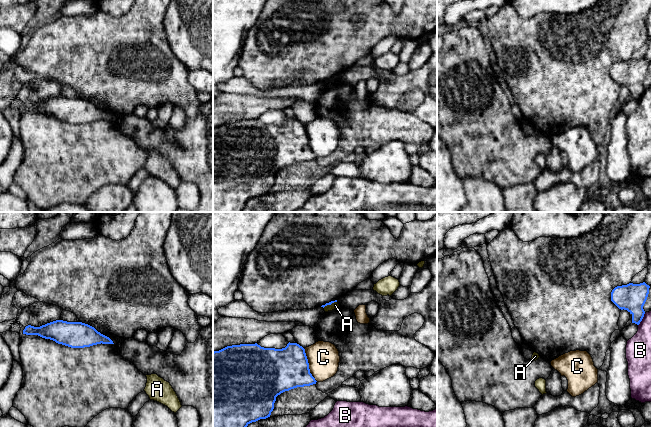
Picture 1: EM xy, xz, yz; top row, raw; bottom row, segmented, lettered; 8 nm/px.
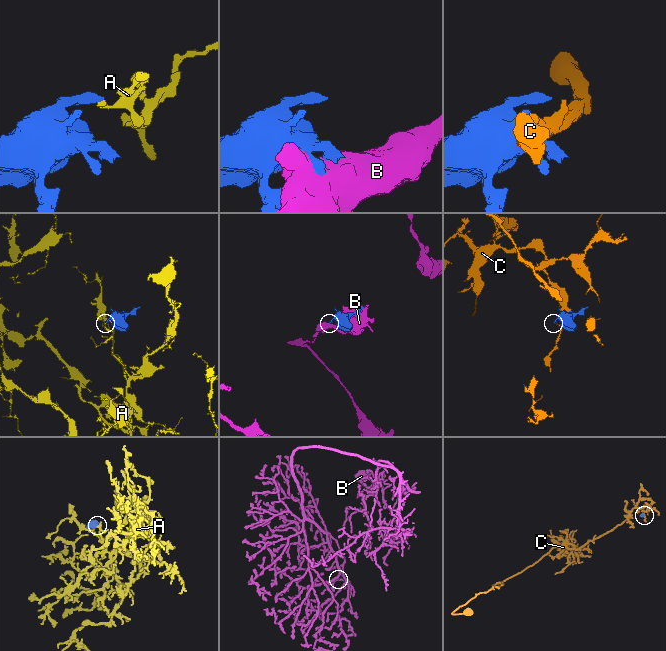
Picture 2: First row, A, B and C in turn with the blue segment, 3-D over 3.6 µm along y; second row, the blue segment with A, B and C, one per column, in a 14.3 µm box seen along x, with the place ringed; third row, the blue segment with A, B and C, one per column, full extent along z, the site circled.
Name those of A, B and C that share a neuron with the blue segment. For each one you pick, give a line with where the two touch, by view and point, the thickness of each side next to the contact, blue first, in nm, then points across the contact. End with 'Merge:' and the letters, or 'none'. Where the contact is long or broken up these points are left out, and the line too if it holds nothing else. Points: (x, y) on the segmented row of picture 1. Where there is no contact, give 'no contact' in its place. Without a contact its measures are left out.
Merge: none

